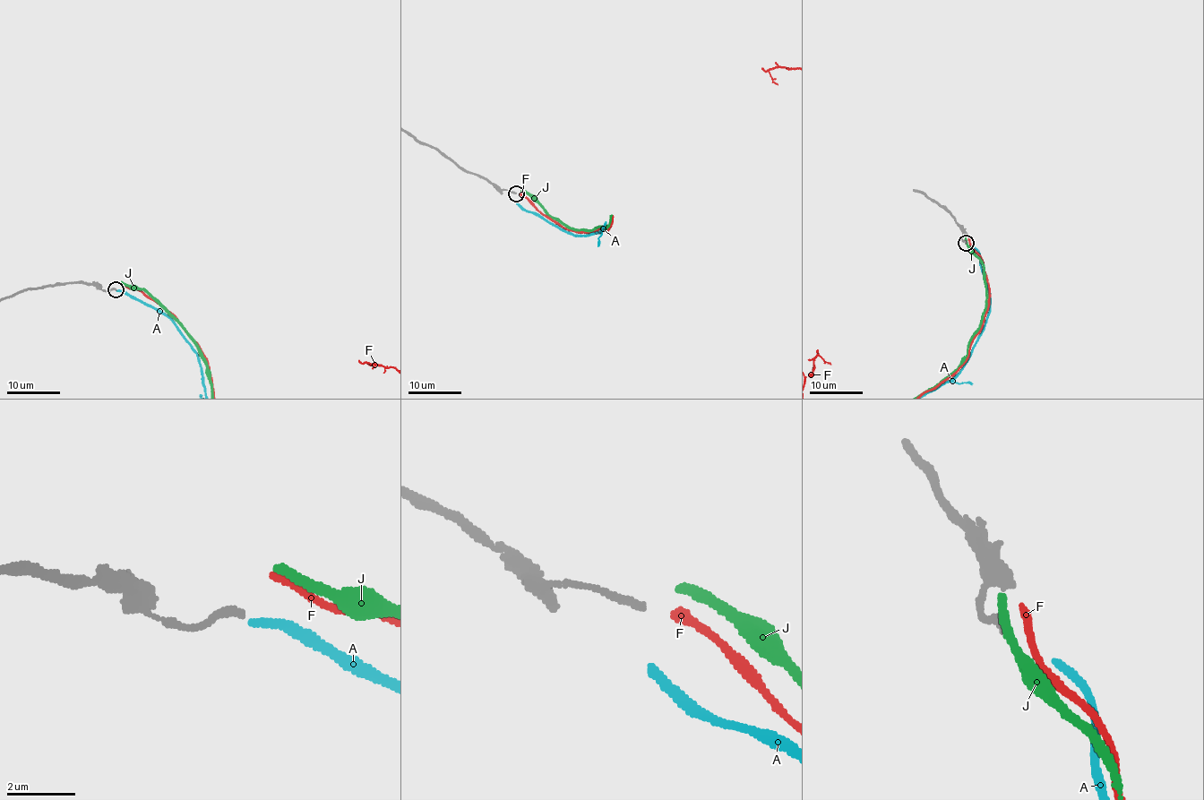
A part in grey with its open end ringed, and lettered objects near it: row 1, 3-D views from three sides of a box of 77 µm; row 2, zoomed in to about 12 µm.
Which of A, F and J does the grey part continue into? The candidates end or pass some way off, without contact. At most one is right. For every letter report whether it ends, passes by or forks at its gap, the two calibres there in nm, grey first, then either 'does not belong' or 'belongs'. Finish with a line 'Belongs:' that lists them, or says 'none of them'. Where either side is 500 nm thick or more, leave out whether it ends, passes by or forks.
A: it ends there; 240 nm thick on the grey side, 240 nm on the other; does not belong
F: it ends there; 240 nm thick on the grey side, 300 nm on the other; does not belong
J: it ends there; 240 nm thick on the grey side, 280 nm on the other; does not belong
Belongs: none of them

